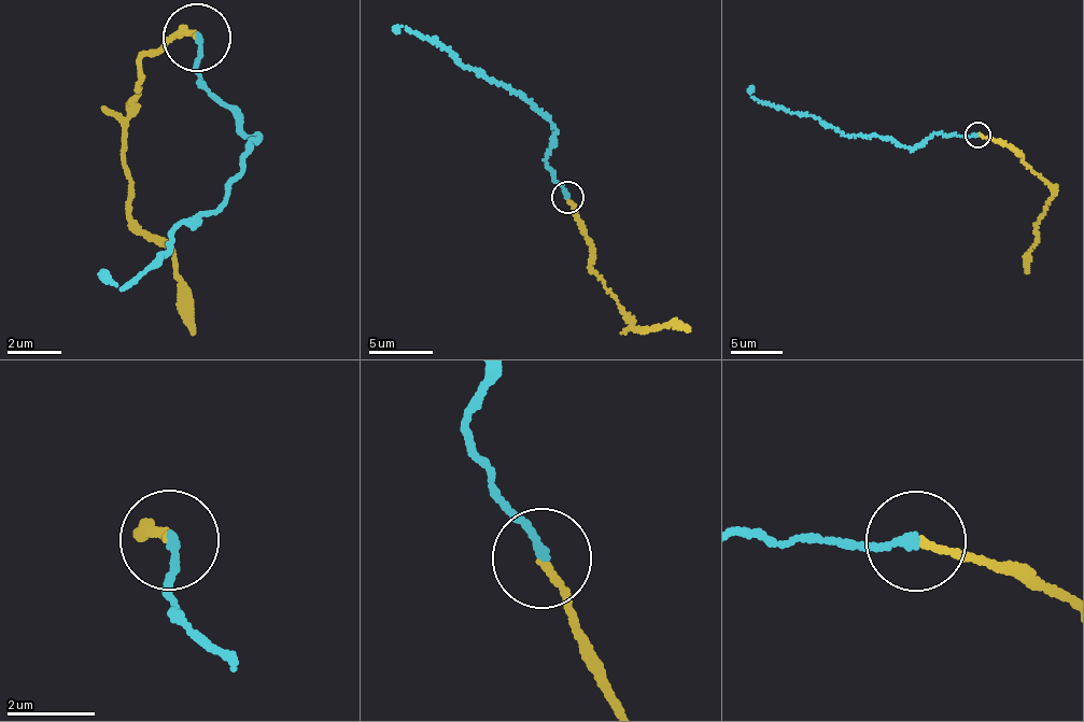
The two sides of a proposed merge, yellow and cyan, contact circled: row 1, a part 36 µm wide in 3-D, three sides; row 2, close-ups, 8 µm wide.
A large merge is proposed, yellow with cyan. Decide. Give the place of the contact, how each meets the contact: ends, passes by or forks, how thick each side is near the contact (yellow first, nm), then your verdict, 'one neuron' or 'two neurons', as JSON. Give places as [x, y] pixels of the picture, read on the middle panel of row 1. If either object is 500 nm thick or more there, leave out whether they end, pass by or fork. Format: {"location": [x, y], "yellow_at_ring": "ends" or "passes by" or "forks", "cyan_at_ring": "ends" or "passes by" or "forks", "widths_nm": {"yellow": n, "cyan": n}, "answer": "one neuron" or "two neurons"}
{"location": [567, 197], "yellow_at_ring": "ends", "cyan_at_ring": "ends", "widths_nm": {"yellow": 160, "cyan": 190}, "answer": "one neuron"}

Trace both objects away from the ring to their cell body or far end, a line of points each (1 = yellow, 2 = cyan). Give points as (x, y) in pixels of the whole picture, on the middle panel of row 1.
1: (568, 199), (586, 236), (594, 272), (634, 323), (647, 333), (666, 326), (690, 328)
2: (568, 197), (554, 171), (546, 164), (553, 135), (547, 116), (529, 100), (402, 26), (393, 30)

